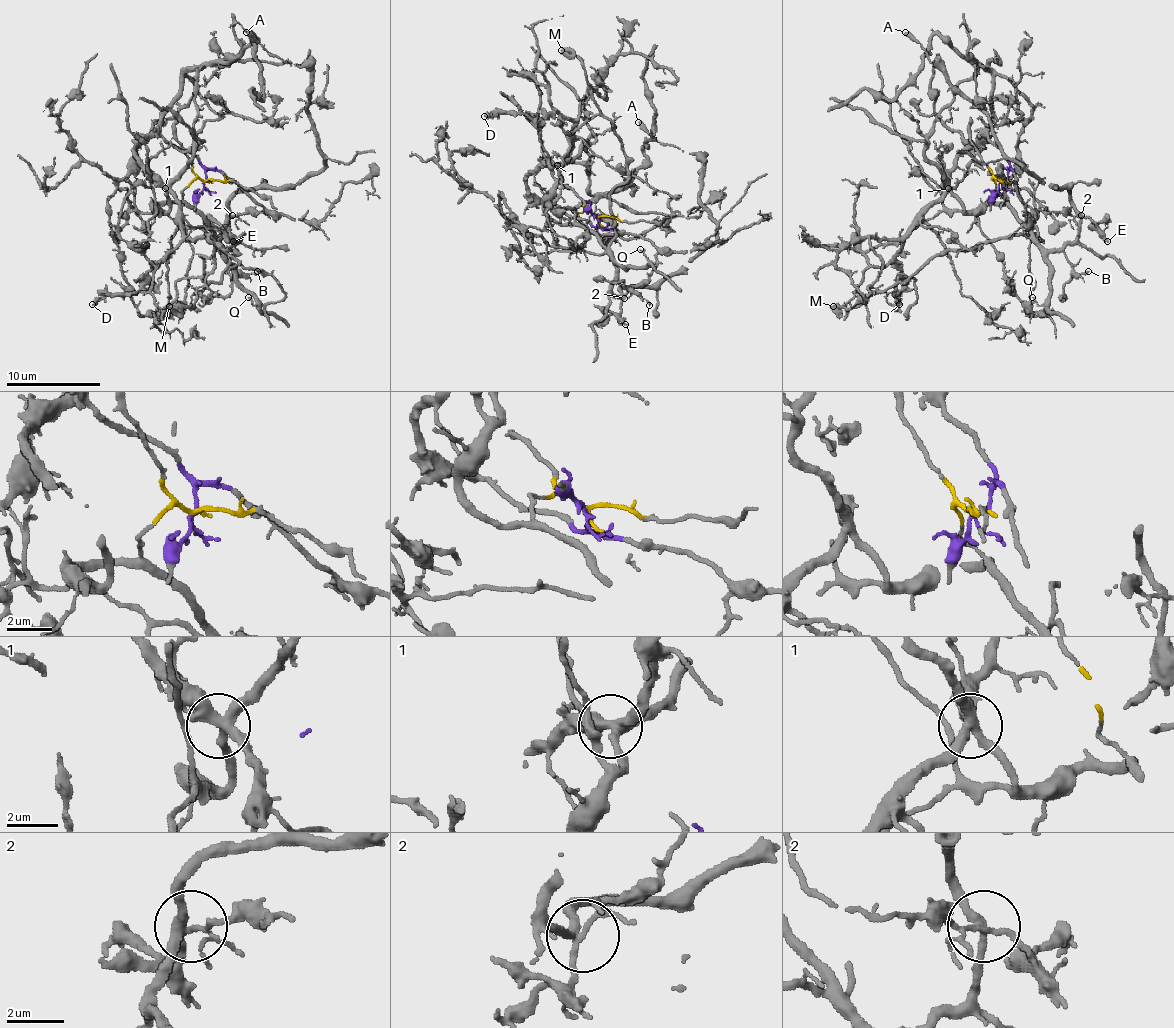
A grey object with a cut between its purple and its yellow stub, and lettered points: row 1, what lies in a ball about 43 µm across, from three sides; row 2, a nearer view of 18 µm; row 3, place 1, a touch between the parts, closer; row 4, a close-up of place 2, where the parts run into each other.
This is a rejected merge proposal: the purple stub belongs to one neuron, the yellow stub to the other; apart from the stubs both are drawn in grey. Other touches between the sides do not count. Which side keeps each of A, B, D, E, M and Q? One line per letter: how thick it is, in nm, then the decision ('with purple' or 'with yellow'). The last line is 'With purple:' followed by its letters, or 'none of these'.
A: 400 nm | with yellow
B: 120 nm | with yellow
D: 400 nm | with purple
E: 320 nm | with purple
M: 500 nm | with yellow
Q: 140 nm | with yellow
With purple: D, E

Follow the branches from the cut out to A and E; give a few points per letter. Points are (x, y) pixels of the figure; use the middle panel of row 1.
A: (598, 220), (574, 213), (614, 262), (617, 298), (680, 274), (715, 239), (701, 161), (638, 121)
E: (598, 220), (600, 227), (640, 234), (657, 248), (652, 272), (631, 288), (624, 300), (621, 314), (626, 324)

